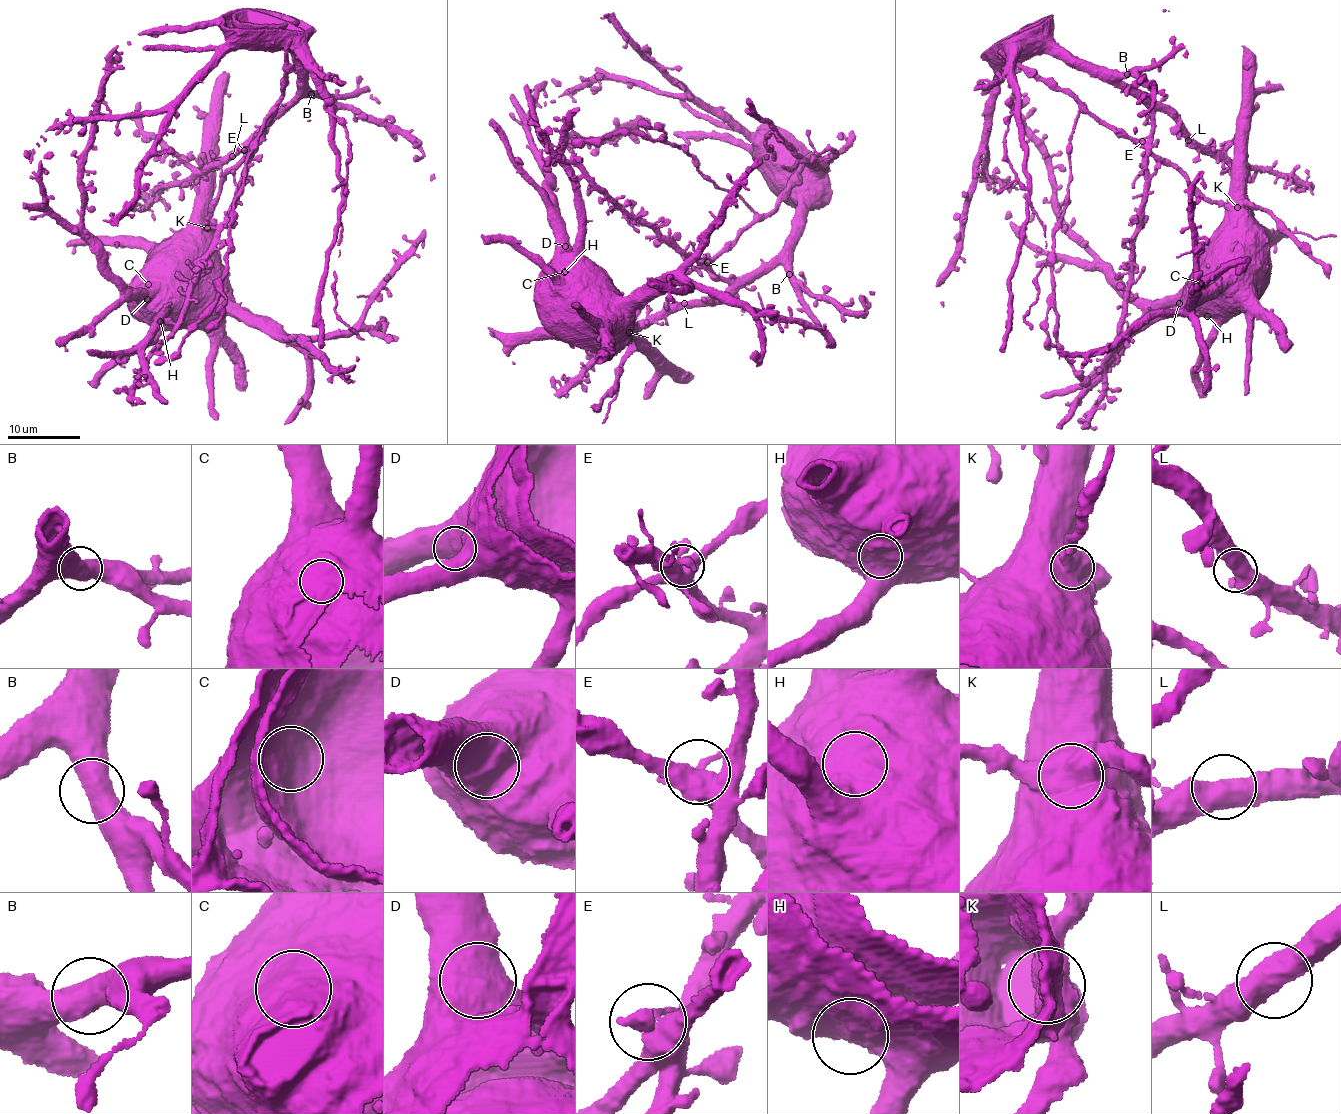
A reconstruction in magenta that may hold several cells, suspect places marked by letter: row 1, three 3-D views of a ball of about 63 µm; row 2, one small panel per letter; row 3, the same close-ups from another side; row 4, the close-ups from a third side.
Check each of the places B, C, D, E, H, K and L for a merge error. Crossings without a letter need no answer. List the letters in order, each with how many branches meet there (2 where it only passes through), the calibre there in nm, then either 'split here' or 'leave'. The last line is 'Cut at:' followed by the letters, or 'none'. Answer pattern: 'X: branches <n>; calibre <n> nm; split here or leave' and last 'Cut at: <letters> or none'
B: branches 2; calibre 600 nm; leave
C: branches 1; calibre 750 nm; leave
D: branches 1; calibre 850 nm; leave
E: branches 2; calibre 500 nm; split here
H: branches 1; calibre 850 nm; leave
K: branches 2; calibre 850 nm; split here
L: branches 2; calibre 550 nm; leave
Cut at: E, K

